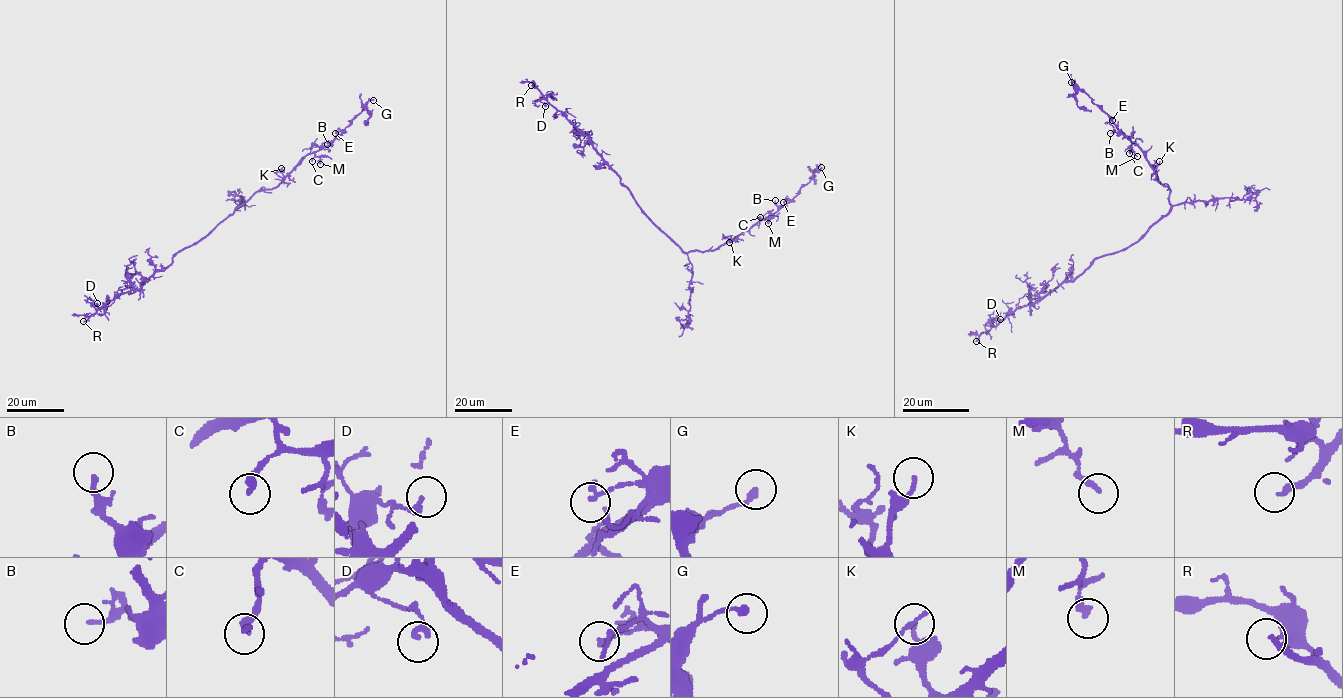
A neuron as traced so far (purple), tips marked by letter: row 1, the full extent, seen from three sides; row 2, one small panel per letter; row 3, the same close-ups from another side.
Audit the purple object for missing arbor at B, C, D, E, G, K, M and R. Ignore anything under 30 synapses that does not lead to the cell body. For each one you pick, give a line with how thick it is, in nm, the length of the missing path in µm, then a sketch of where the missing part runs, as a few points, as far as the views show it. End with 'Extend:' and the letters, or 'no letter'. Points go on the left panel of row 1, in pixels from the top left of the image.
R: 200 nm thick; about 70 µm are missing; missing branch runs (83, 321), (61, 339), (61, 343), (65, 343), (74, 354), (80, 349), (97, 348), (113, 355)
Extend: R

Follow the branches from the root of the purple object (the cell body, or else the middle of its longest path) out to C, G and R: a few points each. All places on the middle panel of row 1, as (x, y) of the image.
C: (669, 238), (684, 252), (712, 250), (747, 231), (762, 219), (760, 217)
G: (669, 238), (684, 252), (717, 249), (787, 204), (821, 167)
R: (669, 238), (641, 209), (590, 138), (531, 85)

